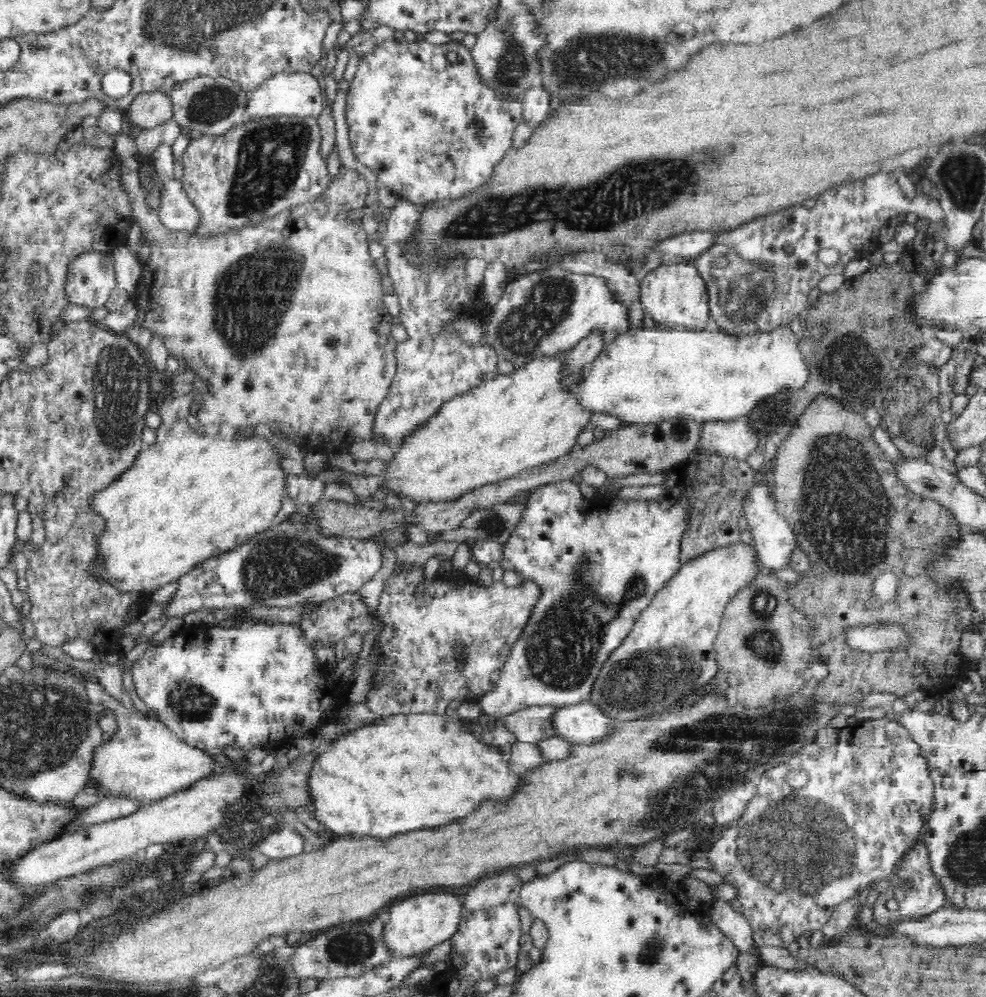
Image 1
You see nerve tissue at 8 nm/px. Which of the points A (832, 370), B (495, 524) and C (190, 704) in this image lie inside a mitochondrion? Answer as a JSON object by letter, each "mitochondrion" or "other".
{"A":"mitochondrion","B":"mitochondrion","C":"mitochondrion"}

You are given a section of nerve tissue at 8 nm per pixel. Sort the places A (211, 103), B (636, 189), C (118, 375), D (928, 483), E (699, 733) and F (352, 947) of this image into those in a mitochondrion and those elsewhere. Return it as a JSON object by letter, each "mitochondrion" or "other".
{"A":"mitochondrion","B":"mitochondrion","C":"mitochondrion","D":"mitochondrion","E":"mitochondrion","F":"mitochondrion"}

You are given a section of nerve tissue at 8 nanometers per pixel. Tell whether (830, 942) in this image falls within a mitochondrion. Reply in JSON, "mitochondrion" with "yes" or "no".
{"mitochondrion":"no"}

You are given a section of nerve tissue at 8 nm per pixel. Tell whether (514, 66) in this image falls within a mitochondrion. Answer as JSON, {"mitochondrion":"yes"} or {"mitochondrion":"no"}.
{"mitochondrion":"yes"}

